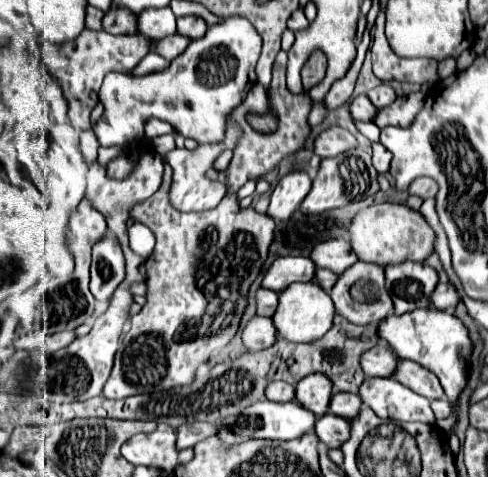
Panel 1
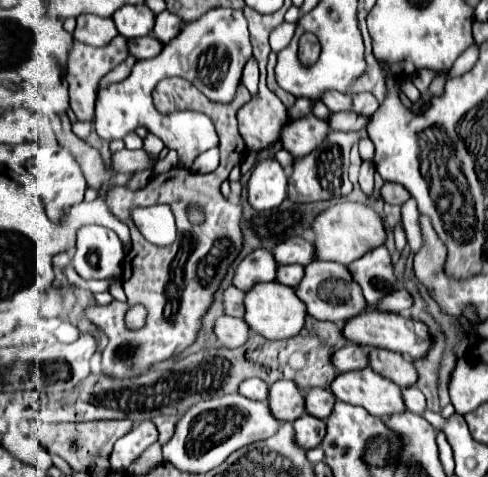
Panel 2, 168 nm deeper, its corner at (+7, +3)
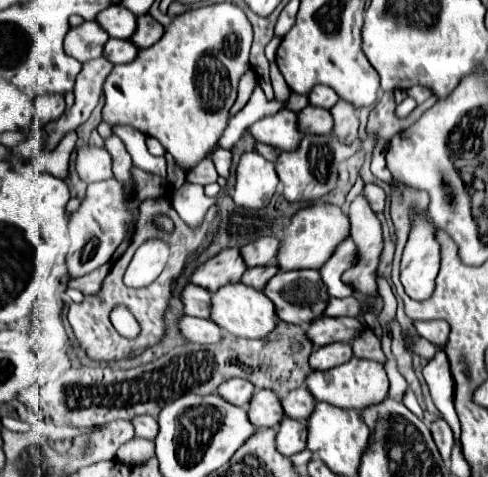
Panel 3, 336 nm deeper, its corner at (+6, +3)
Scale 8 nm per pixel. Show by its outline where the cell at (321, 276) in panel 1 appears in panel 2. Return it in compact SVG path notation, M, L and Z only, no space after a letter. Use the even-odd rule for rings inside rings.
M291 264L291 266L279 266L279 274L277 274L277 282L287 284L287 286L297 286L305 276L305 268L299 264Z

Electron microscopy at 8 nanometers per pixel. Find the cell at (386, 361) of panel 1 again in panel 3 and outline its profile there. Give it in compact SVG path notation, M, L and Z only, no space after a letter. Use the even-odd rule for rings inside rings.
M334 342L334 344L326 344L326 346L320 346L318 350L314 350L310 354L308 362L310 362L312 370L328 370L328 368L348 362L350 358L352 358L350 344Z

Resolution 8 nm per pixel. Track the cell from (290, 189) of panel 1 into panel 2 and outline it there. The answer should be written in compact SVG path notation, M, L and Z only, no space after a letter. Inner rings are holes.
M277 160L259 162L247 182L249 204L255 210L277 208L287 198L287 182L289 176Z

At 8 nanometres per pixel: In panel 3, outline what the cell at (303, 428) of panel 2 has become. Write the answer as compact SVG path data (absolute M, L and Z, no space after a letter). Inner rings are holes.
M284 418L280 422L278 434L276 434L276 448L278 452L282 452L284 456L292 456L300 450L306 448L306 424L298 422L298 420L290 420Z

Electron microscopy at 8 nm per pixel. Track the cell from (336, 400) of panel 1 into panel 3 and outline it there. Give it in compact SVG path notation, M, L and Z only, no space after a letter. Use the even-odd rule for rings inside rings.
M296 388L294 392L290 392L288 396L284 396L280 400L282 410L288 418L294 420L306 420L310 416L310 412L314 410L314 398L310 396L310 392L306 388Z

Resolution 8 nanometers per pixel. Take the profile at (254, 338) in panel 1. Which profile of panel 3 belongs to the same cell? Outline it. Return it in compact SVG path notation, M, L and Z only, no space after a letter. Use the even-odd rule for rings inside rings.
M184 316L178 320L178 330L188 342L196 342L196 344L218 342L220 336L224 334L224 330L218 328L216 324L210 324L210 320L190 318L190 316Z

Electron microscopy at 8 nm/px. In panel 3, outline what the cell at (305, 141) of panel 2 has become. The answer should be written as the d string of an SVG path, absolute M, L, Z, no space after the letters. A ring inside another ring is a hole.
M282 108L280 112L254 122L250 126L250 134L256 142L272 144L280 150L294 150L302 138L296 124L296 114L288 108Z

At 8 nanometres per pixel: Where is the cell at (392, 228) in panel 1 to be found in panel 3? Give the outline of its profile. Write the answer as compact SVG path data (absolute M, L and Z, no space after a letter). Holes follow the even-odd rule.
M316 202L312 206L306 206L298 210L294 218L290 218L290 224L284 228L284 234L280 236L276 266L280 270L320 268L330 258L330 252L334 252L336 244L340 244L348 236L350 236L348 214L342 212L338 206L326 202Z

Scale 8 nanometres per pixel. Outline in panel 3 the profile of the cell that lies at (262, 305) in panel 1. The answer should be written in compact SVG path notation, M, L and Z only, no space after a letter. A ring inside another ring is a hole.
M184 286L178 294L182 306L184 306L184 316L196 316L196 318L208 318L210 314L210 292L198 288L198 286Z

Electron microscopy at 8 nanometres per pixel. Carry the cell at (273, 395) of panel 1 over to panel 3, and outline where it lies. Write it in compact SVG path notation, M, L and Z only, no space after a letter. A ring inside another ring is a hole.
M230 378L218 386L218 396L240 408L248 406L252 394L254 394L254 386L242 378Z

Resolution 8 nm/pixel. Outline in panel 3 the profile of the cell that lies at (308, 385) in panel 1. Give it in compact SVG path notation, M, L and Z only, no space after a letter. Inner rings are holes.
M270 390L254 392L248 406L248 418L256 428L276 428L282 416L284 416L282 406L274 392Z

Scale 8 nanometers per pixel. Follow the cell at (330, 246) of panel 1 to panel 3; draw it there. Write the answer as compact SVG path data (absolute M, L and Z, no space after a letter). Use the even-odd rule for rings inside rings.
M256 238L254 242L240 246L240 252L242 260L246 260L246 266L270 264L278 252L278 238Z

